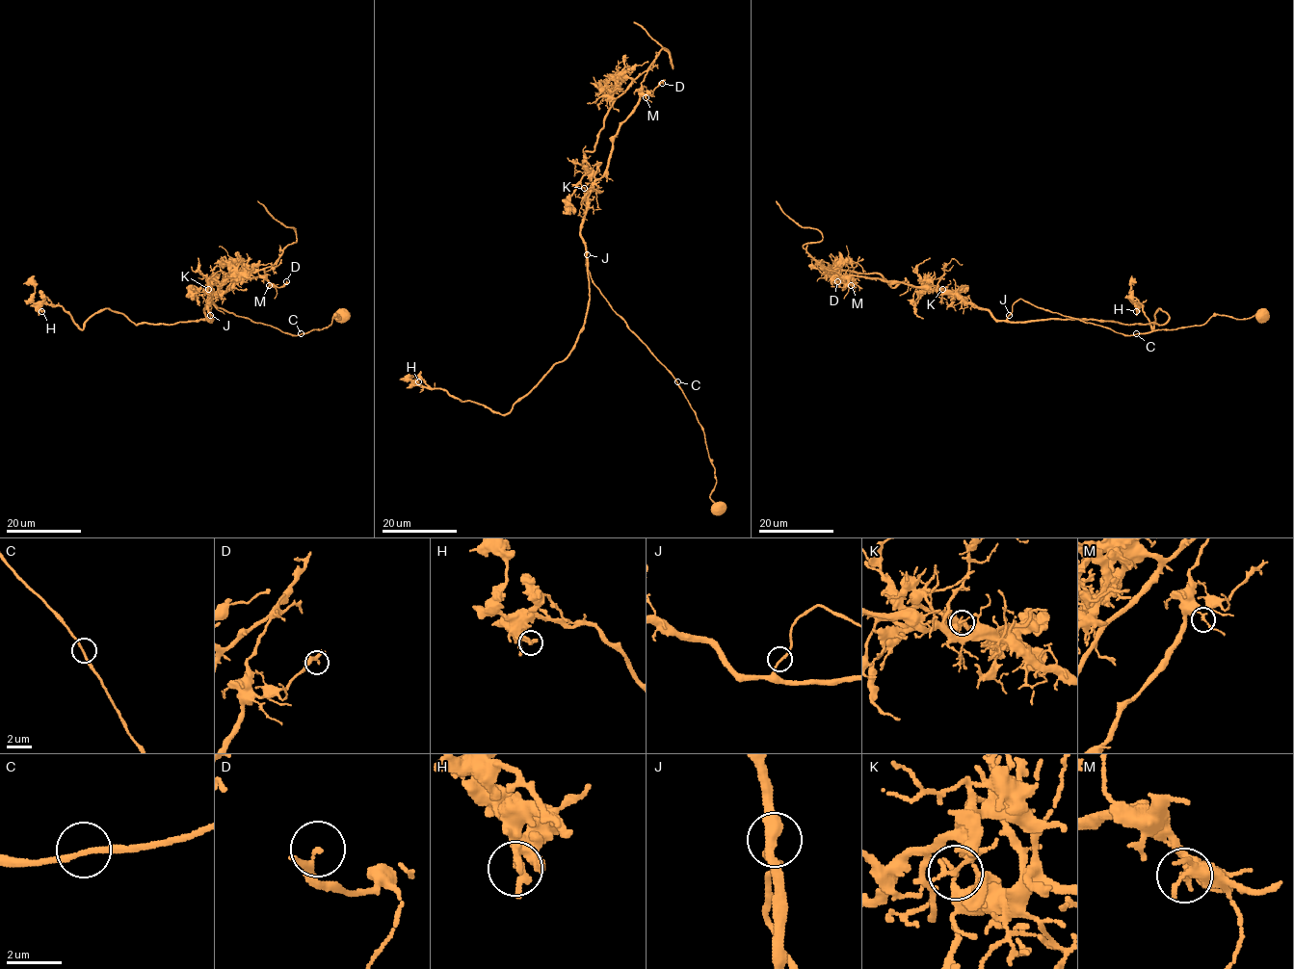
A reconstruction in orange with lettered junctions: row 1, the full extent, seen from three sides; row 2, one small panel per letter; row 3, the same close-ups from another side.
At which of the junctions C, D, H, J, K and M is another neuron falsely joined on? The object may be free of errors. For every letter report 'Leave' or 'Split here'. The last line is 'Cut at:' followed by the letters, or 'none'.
C: Leave
D: Leave
H: Leave
J: Leave
K: Split here
M: Leave
Cut at: K

